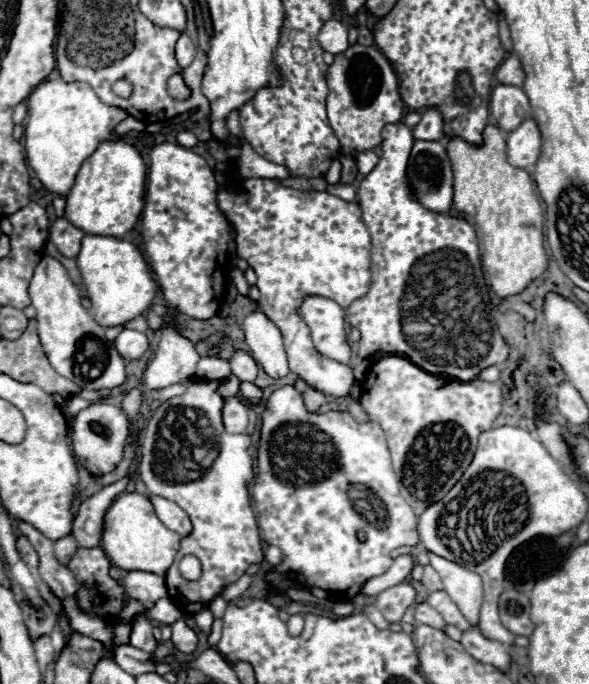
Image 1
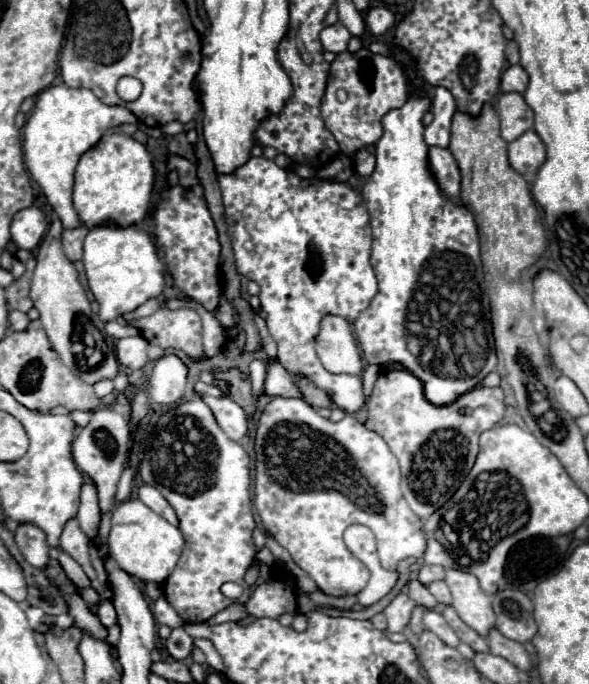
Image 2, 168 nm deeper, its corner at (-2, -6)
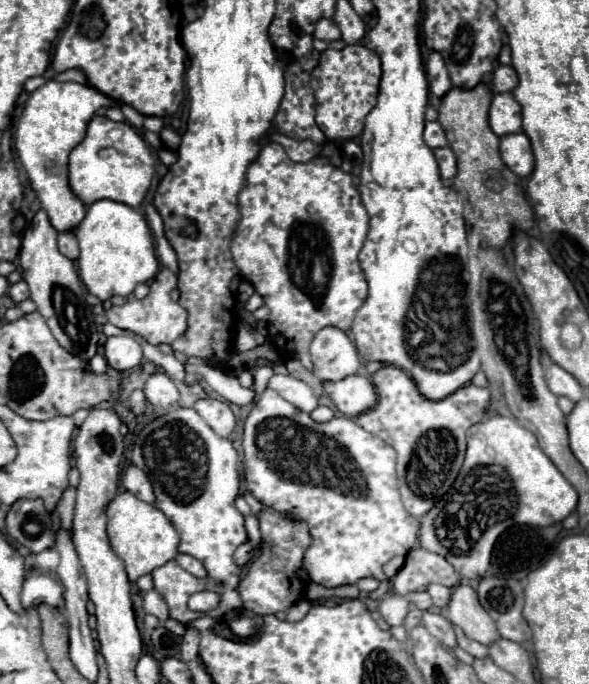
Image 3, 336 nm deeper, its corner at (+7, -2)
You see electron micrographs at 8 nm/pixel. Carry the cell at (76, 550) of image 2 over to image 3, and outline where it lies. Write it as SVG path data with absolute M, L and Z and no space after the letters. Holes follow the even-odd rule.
M68 486L56 506L60 518L62 518L62 528L70 530L72 528L72 516L74 516L74 500L76 500L76 488Z

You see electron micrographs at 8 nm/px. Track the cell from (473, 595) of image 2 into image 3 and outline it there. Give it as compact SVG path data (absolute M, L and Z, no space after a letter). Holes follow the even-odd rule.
M460 584L452 590L452 598L446 606L446 618L454 626L462 628L462 632L470 640L482 642L486 646L490 646L490 642L496 642L500 638L494 620L480 606L476 590L470 586Z

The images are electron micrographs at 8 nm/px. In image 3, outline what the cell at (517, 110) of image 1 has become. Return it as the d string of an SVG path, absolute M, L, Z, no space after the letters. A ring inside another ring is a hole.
M496 94L490 104L490 128L498 136L514 134L522 130L520 104L512 94Z

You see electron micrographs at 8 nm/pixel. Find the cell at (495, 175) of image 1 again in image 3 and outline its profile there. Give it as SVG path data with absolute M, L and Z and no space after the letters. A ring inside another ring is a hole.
M484 82L470 90L452 88L440 100L438 122L446 130L448 144L458 158L458 174L452 180L454 188L458 192L466 192L472 208L480 214L480 220L484 222L486 244L492 248L502 248L512 238L516 228L526 232L532 228L534 220L526 218L528 204L524 190L522 186L518 186L518 178L502 162L498 150L500 138L488 126L488 108L492 96L492 90Z

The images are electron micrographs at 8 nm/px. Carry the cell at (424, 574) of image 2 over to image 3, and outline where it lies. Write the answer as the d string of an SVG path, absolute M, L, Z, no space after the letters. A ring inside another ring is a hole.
M414 548L406 556L404 566L392 580L392 588L396 594L410 594L418 590L426 590L430 584L442 584L454 588L462 582L462 576L442 558L440 554Z

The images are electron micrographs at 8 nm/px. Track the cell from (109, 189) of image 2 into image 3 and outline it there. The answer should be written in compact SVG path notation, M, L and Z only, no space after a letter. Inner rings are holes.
M98 114L88 122L84 140L72 150L68 168L70 188L84 204L108 198L136 208L144 200L155 176L154 158L144 138L130 124L114 122Z

